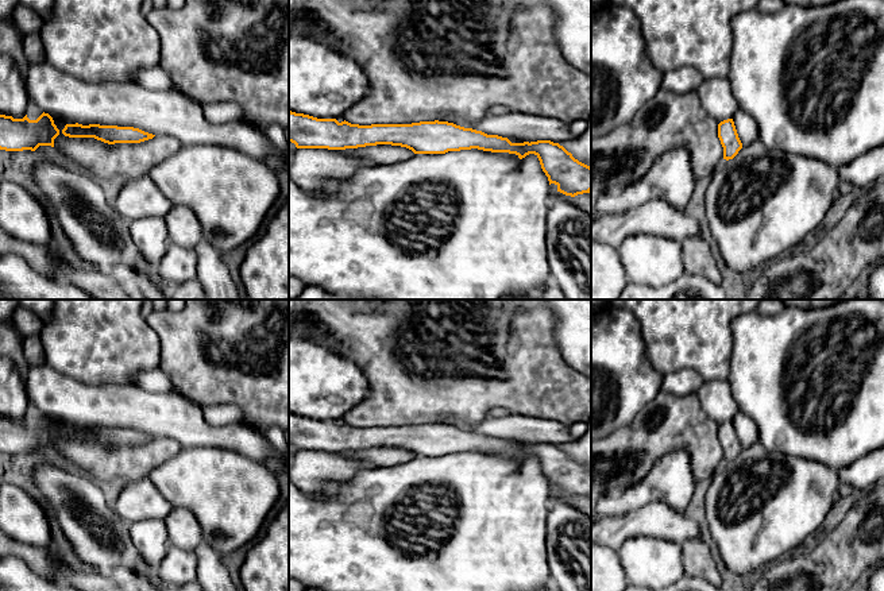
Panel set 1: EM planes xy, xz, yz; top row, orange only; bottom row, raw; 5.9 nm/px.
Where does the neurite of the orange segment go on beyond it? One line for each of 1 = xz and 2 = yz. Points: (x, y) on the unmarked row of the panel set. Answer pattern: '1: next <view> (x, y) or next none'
1: next none
2: next none

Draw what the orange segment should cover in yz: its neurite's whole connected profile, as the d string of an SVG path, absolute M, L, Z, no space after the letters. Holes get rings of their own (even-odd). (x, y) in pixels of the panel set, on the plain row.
M733 421L723 422L718 426L718 440L723 449L723 461L733 461L742 451Z

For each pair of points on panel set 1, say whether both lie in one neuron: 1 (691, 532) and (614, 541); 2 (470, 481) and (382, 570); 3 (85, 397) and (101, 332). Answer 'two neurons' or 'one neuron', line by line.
1: one neuron
2: one neuron
3: two neurons

